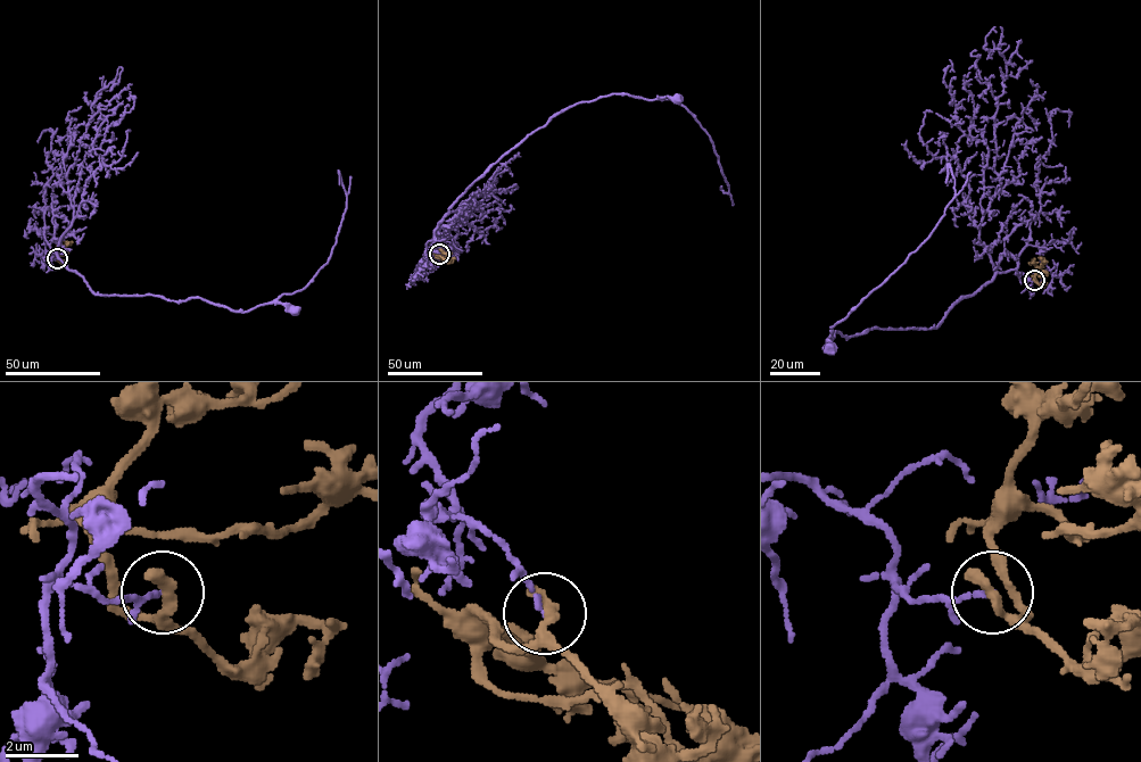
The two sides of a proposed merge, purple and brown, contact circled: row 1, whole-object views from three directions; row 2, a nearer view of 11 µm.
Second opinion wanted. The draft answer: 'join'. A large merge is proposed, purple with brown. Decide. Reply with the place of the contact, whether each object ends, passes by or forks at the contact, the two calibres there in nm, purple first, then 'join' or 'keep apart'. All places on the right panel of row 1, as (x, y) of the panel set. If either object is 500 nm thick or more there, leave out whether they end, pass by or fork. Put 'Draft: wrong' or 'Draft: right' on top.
Draft: wrong
at (1034, 280); purple ends there; brown ends there; 130 nm thick on the purple side, 400 nm on the other; keep apart

